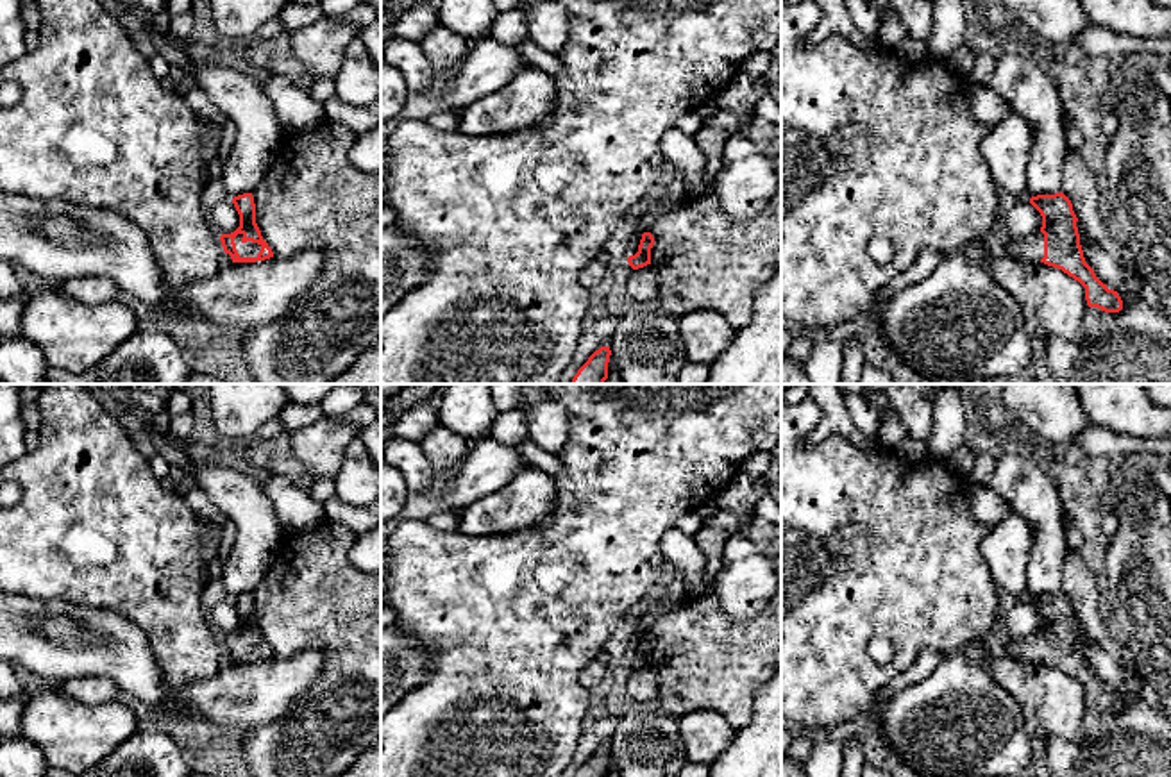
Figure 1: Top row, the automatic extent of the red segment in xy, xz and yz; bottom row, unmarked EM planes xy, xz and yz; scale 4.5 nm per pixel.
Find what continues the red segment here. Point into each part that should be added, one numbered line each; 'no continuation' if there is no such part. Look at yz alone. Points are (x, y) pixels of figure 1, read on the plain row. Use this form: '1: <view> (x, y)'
1: yz (1030, 649)

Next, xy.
1: xy (249, 649)

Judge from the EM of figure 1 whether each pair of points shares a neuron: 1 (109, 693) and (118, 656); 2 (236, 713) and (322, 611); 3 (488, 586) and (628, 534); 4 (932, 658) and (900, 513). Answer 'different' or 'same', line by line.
1: different
2: different
3: same
4: different

